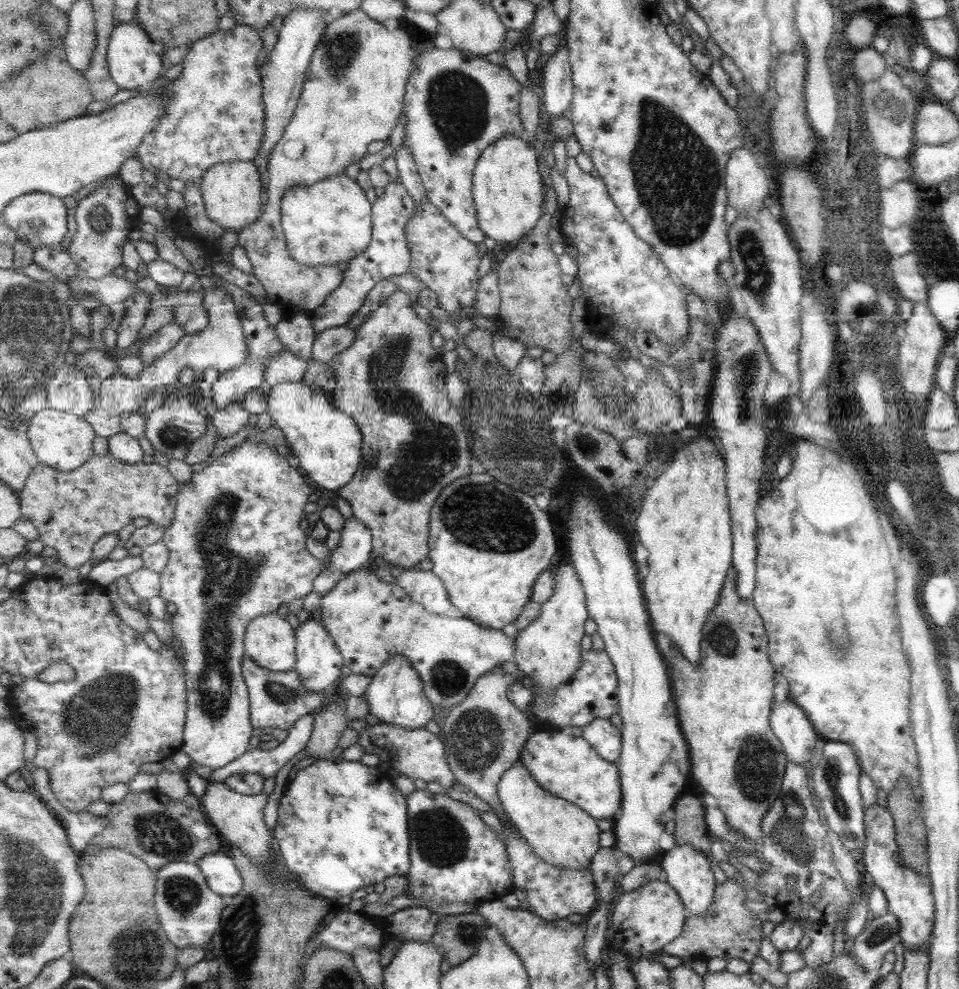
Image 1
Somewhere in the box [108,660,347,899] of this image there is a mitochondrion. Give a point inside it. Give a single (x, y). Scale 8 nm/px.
(158, 831)

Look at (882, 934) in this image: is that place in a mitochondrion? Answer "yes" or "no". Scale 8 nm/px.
yes

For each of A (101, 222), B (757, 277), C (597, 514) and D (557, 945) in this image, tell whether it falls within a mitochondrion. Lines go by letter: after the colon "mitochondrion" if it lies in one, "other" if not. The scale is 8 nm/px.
A: mitochondrion
B: mitochondrion
C: other
D: other

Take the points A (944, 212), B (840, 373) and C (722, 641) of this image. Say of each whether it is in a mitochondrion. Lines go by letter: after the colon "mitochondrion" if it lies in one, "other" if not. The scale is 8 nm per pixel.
A: other
B: other
C: mitochondrion

